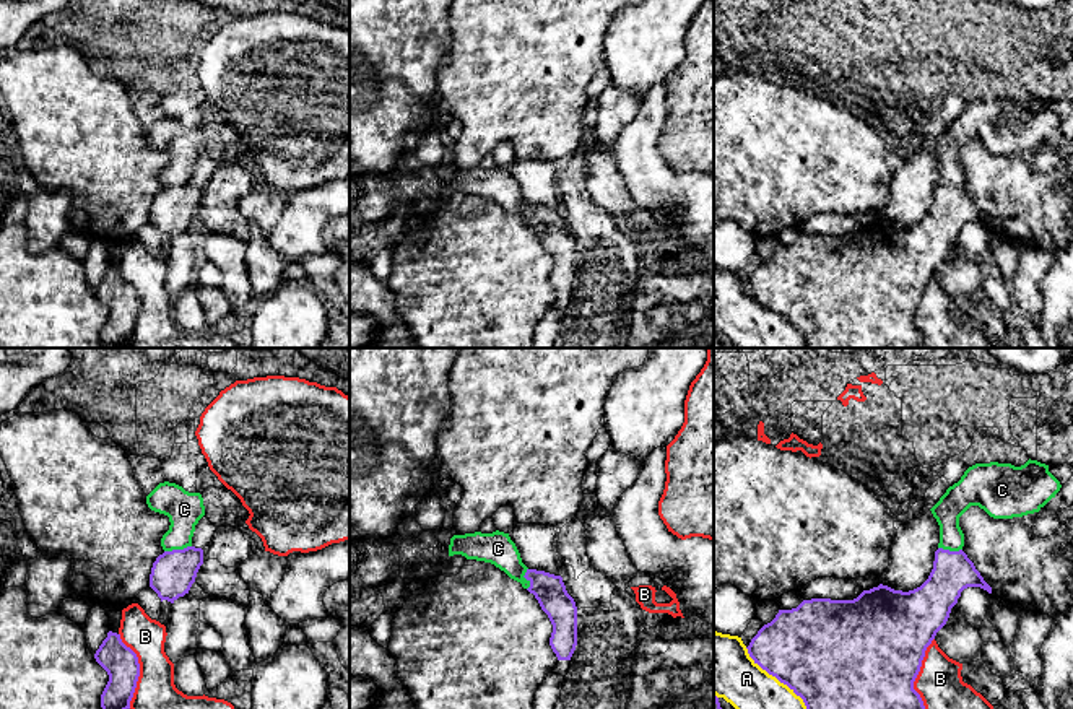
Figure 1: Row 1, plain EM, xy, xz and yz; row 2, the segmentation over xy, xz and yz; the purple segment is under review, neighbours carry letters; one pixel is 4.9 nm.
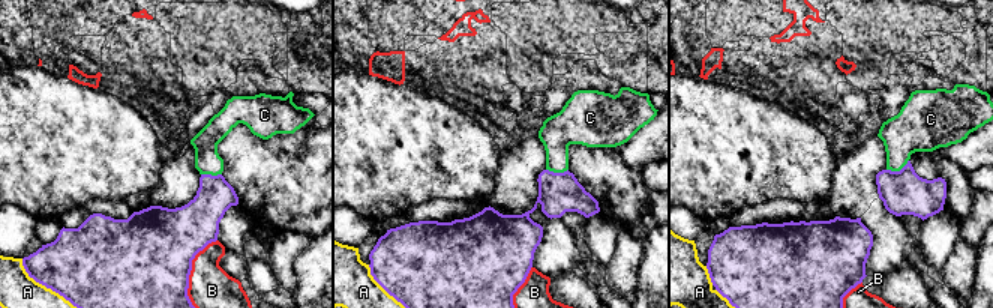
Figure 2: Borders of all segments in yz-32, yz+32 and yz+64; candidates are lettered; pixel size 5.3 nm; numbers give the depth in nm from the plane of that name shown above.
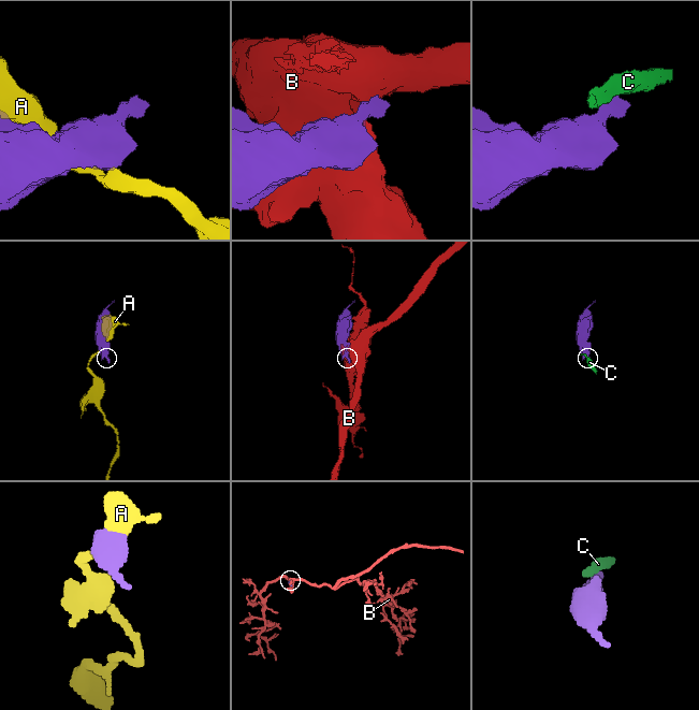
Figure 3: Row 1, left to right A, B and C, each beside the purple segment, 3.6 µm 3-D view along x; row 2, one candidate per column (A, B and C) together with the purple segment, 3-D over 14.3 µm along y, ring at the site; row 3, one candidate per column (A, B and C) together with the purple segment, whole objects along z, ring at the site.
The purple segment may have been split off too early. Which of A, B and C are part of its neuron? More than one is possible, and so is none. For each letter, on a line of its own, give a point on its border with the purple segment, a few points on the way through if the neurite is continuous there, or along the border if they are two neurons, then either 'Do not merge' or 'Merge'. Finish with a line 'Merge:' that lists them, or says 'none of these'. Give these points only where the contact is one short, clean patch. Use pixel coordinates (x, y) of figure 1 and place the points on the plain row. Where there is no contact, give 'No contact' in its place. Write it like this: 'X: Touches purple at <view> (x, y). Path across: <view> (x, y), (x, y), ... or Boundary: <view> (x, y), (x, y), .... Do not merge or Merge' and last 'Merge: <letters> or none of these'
A: Touches purple at yz (777, 314). Do not merge
B: Touches purple at xy (139, 306). Do not merge
C: Touches purple at xy (178, 186). Boundary: xy (191, 181), (165, 187). Do not merge
Merge: none of these

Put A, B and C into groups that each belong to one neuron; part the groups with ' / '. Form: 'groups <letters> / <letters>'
groups A / B / C

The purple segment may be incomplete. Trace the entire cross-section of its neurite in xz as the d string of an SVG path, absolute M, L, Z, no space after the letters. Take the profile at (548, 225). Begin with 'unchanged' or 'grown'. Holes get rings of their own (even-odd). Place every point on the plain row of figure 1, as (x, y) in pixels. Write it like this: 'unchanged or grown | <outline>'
grown | M527 205L523 211L541 246L548 250L553 268L550 281L558 293L553 309L566 312L571 304L571 293L577 281L577 242L567 229L561 211L545 207Z

